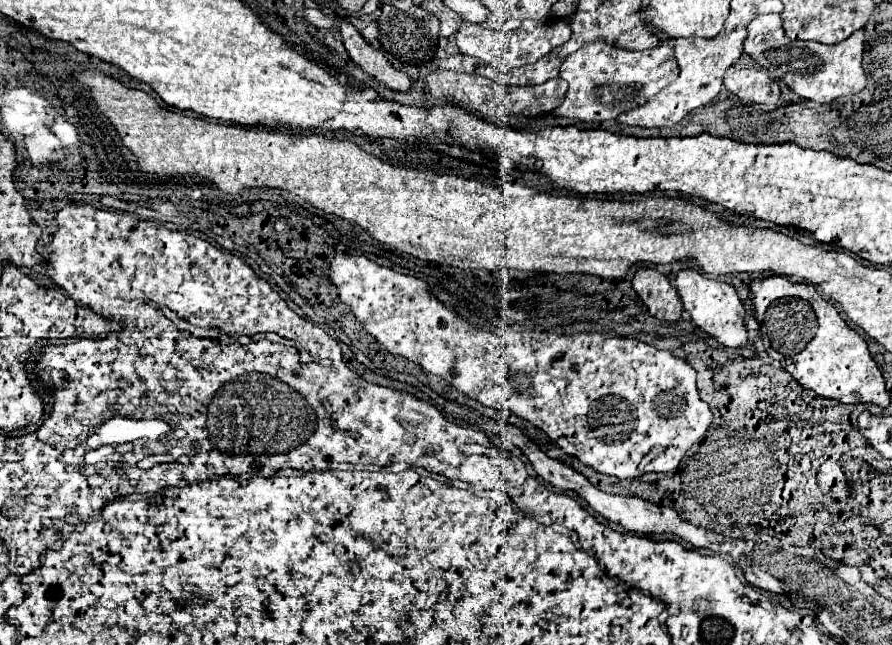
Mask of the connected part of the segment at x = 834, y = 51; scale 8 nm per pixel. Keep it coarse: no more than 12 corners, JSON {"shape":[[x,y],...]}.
{"shape":[[777,13],[749,21],[745,53],[799,97],[859,93],[863,29],[791,41]]}

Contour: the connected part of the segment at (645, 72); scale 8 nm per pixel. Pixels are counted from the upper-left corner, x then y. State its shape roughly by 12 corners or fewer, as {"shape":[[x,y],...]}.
{"shape":[[595,41],[563,61],[553,115],[617,119],[679,77],[673,49]]}

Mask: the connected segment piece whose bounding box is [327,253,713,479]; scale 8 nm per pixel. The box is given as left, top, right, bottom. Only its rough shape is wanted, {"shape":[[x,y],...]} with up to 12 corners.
{"shape":[[337,253],[389,353],[567,455],[675,471],[697,371],[607,331],[485,333],[423,279]]}

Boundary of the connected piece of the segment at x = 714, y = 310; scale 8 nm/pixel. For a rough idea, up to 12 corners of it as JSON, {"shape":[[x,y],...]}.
{"shape":[[681,269],[683,309],[725,347],[745,347],[733,285]]}

